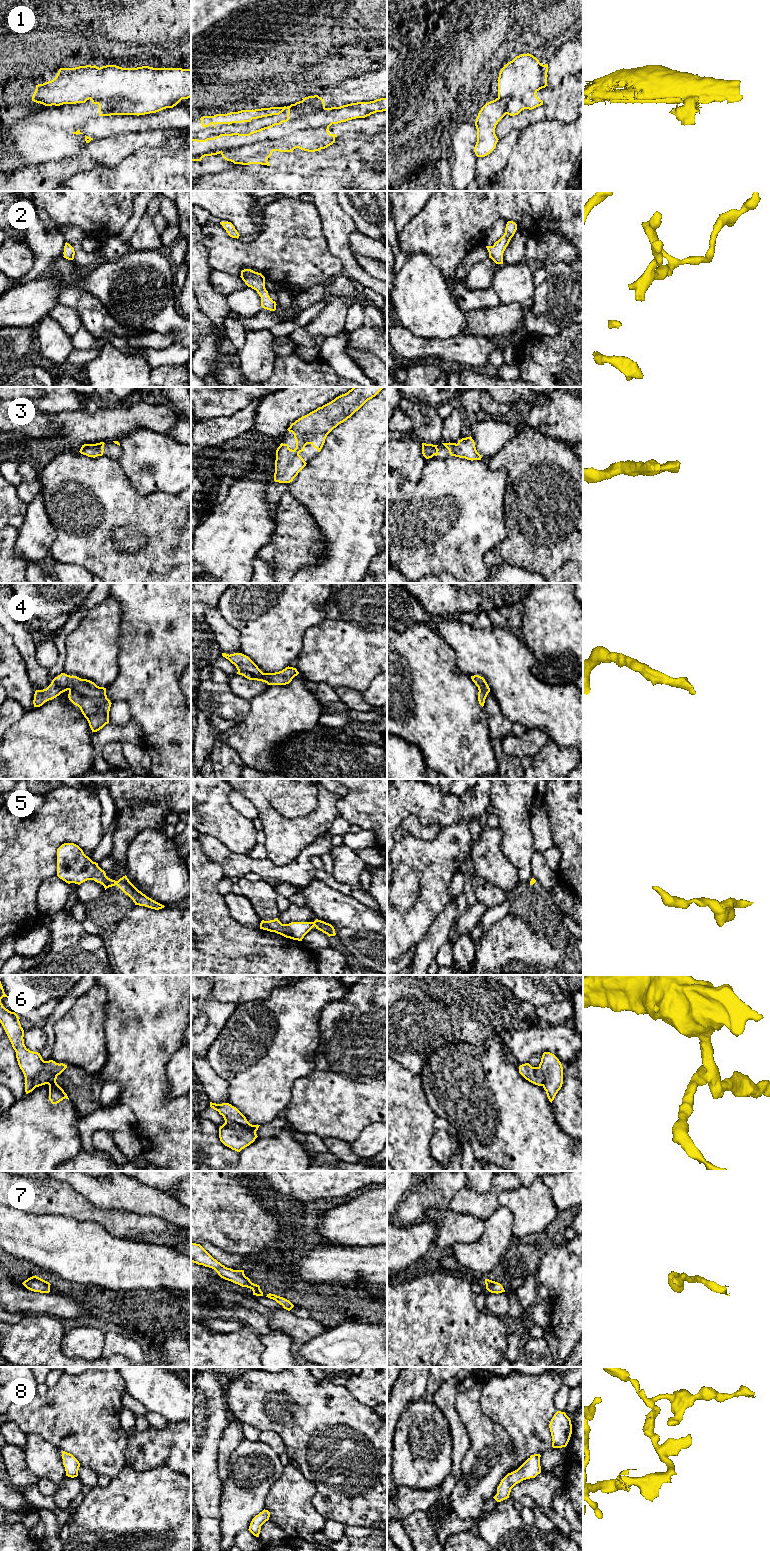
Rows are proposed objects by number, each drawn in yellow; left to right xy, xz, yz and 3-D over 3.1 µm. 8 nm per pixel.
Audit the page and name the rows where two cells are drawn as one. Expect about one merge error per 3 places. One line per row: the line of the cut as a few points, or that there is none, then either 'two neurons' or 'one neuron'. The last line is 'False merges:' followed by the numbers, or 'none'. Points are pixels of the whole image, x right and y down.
1: xz (324, 107), (307, 112), (285, 108) | two neurons
2: no cut | one neuron
3: no cut | one neuron
4: no cut | one neuron
5: no cut | one neuron
6: xy (47, 1061), (44, 1070), (35, 1079), (25, 1079) | two neurons
7: no cut | one neuron
8: no cut | one neuron
False merges: 1, 6

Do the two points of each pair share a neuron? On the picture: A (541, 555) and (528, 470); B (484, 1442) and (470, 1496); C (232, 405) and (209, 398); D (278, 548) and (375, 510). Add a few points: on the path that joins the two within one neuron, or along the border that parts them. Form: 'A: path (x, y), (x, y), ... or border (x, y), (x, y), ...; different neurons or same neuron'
A: path (541, 534), (541, 501), (538, 498), (538, 491); same neuron
B: path (491, 1455), (492, 1463), (495, 1466), (480, 1483); same neuron
C: path (226, 403), (215, 403); same neuron
D: border (308, 511), (323, 535), (323, 554); different neurons

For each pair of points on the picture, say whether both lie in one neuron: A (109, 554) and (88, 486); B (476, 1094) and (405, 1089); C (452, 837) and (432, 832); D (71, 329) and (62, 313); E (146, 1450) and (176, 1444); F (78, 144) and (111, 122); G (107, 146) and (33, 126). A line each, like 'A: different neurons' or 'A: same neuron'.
A: same neuron
B: different neurons
C: different neurons
D: same neuron
E: same neuron
F: different neurons
G: different neurons

